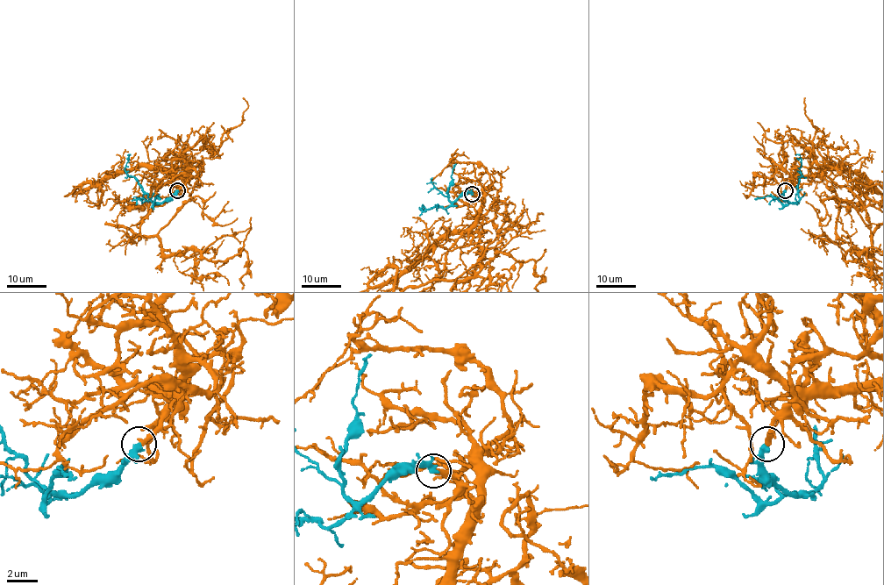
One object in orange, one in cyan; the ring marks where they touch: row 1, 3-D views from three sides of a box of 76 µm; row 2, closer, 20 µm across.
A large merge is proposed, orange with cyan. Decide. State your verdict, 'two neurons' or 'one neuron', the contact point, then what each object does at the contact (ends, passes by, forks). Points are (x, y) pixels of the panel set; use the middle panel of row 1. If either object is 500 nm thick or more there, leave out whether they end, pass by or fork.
one neuron; at (472, 194); orange ends there; cyan passes by

